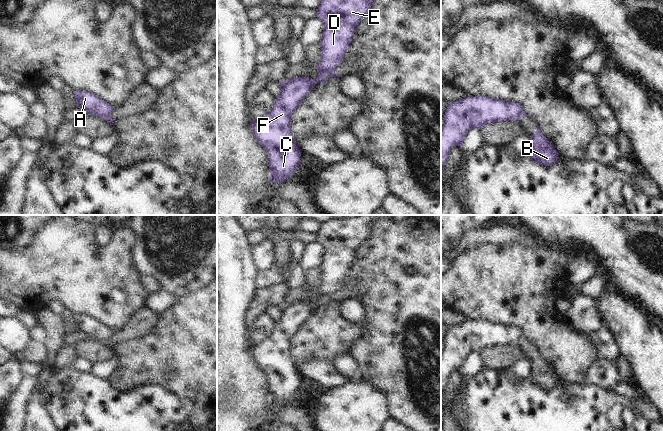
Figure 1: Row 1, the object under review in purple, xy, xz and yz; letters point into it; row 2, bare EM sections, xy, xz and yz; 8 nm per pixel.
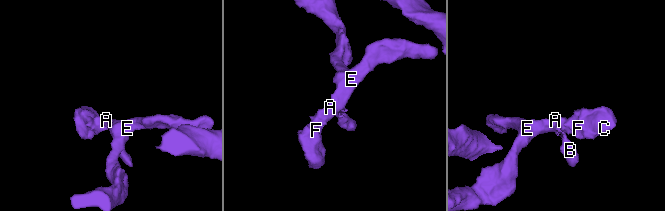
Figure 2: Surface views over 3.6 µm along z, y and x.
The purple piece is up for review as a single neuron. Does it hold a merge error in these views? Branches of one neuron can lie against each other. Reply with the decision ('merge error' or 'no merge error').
merge error

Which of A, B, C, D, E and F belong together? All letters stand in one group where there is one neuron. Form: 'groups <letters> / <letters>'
groups A C D E F / B

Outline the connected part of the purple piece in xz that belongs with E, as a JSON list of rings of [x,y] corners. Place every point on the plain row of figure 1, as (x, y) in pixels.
[[[383,215],[329,219],[321,223],[316,236],[323,249],[320,286],[316,289],[318,300],[329,297],[342,287],[352,264],[356,249],[369,237],[373,224]]]

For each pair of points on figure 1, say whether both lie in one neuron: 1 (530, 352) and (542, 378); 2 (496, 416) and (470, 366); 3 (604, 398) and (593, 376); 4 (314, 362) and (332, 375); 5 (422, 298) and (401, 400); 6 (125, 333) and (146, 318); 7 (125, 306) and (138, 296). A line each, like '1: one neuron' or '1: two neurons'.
1: one neuron
2: two neurons
3: two neurons
4: one neuron
5: one neuron
6: one neuron
7: one neuron

